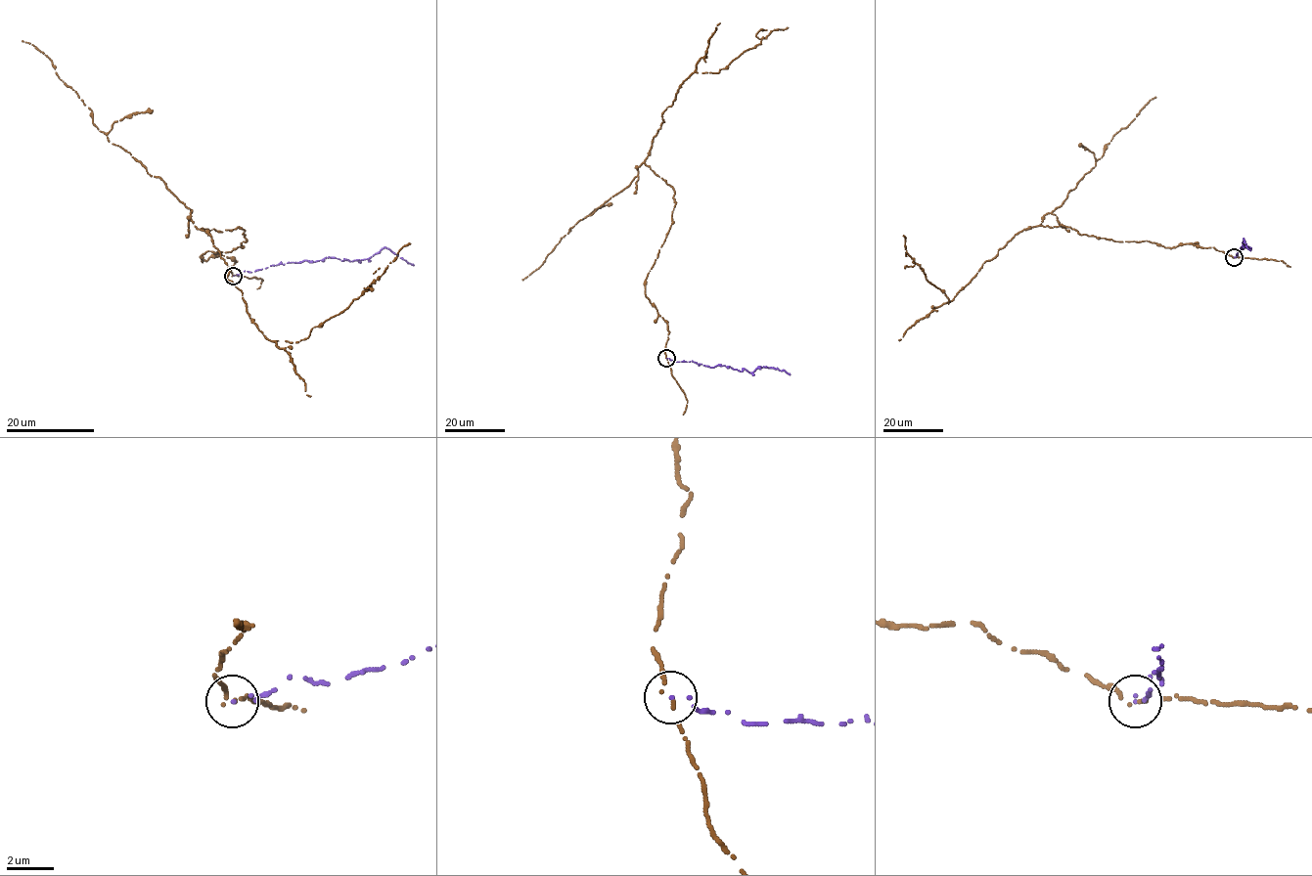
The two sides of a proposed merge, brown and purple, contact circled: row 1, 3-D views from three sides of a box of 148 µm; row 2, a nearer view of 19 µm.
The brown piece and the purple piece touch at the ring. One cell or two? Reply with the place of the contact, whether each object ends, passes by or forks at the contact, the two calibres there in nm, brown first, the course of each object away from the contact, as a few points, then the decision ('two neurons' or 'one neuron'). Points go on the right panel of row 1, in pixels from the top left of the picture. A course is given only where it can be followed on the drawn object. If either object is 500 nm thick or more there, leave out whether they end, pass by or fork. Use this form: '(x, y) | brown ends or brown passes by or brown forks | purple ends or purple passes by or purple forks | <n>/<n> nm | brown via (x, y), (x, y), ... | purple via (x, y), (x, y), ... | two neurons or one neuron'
(1234, 257) | brown ends | purple ends | 130/100 nm | brown via (1235, 258), (1212, 247), (1166, 247), (1040, 225), (1017, 233), (948, 303), (907, 253), (903, 236) | purple via (1234, 258), (1243, 244), (1248, 247), (1243, 245), (1244, 238), (1245, 247), (1250, 250) | two neurons

